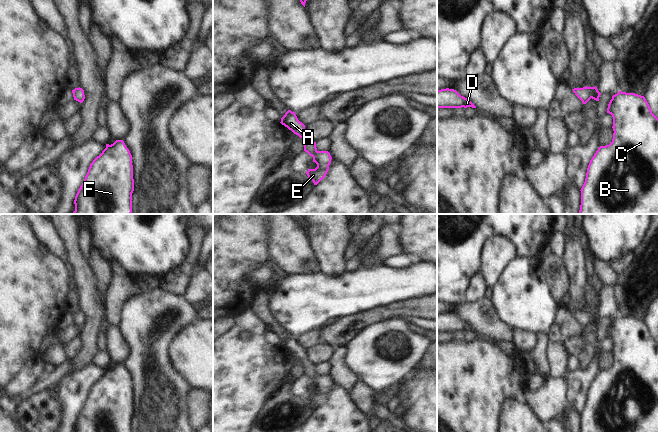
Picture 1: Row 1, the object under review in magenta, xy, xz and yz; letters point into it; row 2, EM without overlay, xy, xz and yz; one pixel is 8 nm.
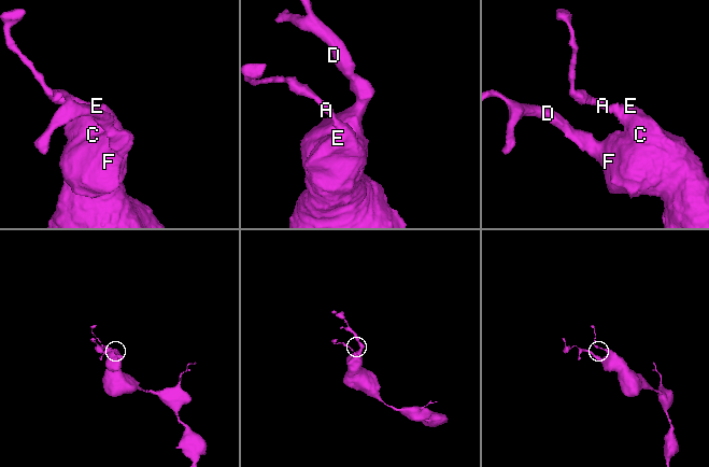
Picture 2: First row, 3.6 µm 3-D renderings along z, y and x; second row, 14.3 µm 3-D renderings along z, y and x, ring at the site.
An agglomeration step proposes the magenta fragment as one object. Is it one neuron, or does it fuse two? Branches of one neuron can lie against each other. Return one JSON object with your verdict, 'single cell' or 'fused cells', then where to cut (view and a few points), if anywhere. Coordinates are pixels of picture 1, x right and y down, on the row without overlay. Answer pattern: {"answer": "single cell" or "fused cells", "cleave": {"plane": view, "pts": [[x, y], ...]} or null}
{"answer": "single cell", "cleave": null}

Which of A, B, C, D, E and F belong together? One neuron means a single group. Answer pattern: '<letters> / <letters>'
A B C D E F

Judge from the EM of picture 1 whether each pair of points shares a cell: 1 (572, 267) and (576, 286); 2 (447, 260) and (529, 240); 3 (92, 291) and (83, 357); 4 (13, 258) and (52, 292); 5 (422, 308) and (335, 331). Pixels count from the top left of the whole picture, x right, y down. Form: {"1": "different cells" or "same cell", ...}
{"1": "same cell", "2": "same cell", "3": "same cell", "4": "same cell", "5": "same cell"}

